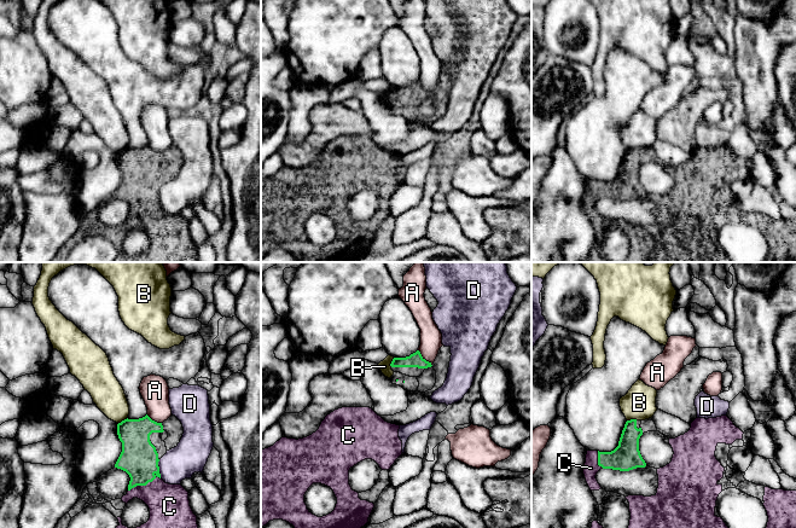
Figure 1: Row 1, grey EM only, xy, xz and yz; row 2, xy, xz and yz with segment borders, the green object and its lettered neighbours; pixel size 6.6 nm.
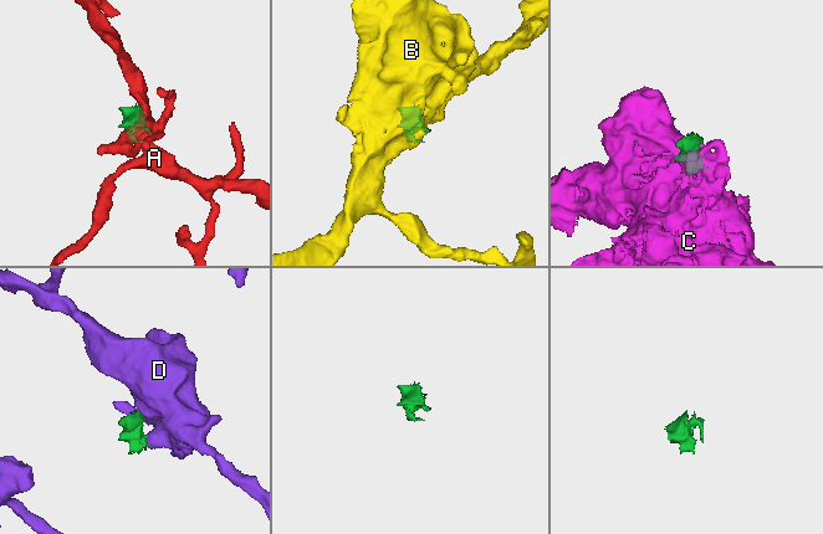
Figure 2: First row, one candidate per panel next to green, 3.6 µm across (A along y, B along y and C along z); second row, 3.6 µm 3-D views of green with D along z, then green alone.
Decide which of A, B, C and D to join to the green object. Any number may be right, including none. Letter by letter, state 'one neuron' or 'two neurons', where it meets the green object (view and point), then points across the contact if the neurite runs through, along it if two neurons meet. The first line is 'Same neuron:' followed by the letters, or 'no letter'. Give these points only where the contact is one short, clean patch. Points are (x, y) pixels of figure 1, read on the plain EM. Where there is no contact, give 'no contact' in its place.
Same neuron: C
A: two neurons; contact xz (424, 88); border xz (418, 79), (431, 94)
B: two neurons; contact yz (632, 149); border yz (637, 149), (627, 150)
C: one neuron; contact xy (144, 214)
D: two neurons; contact xy (158, 198); border xy (158, 189), (161, 207)

